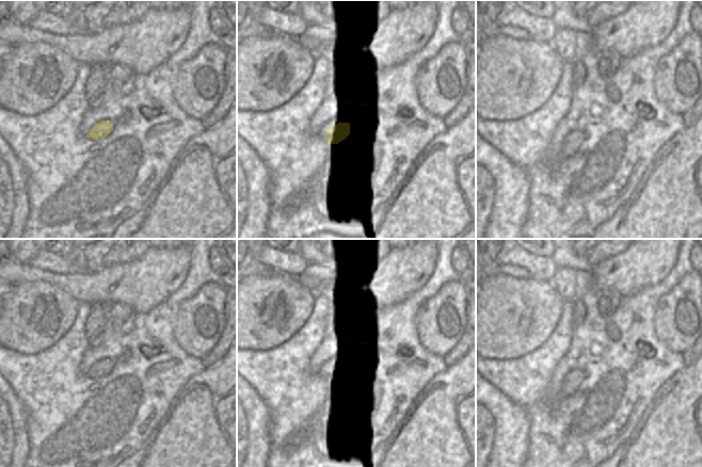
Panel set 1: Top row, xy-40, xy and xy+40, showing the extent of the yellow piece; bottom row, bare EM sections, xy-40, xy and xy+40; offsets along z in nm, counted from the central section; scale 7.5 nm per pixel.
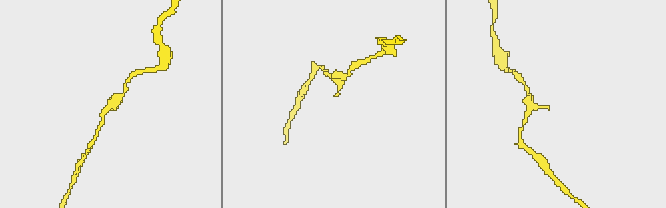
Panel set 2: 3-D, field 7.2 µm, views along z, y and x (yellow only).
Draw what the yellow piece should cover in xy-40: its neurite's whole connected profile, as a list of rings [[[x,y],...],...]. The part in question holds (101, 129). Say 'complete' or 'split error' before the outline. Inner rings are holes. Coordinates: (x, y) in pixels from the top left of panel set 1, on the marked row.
complete; [[[100,120],[90,129],[86,136],[91,140],[103,140],[111,133],[112,130],[112,120]]]

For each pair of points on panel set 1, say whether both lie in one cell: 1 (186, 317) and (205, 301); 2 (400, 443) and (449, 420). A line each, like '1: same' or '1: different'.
1: same
2: same

